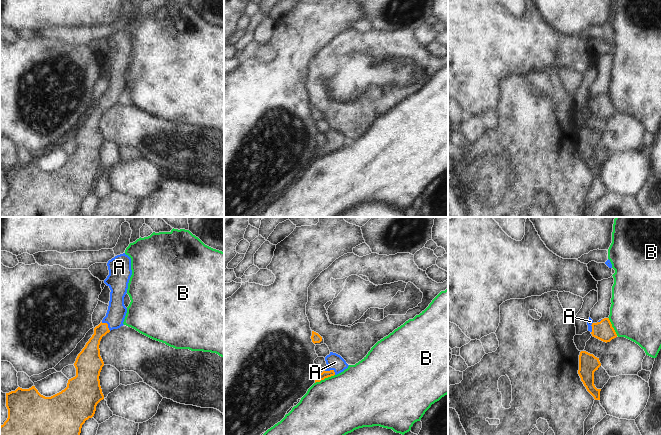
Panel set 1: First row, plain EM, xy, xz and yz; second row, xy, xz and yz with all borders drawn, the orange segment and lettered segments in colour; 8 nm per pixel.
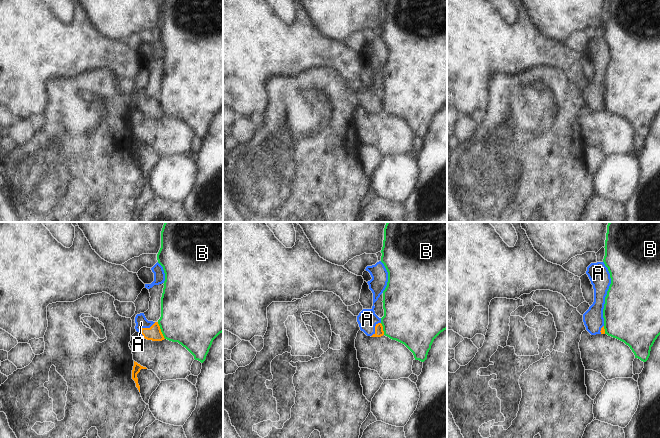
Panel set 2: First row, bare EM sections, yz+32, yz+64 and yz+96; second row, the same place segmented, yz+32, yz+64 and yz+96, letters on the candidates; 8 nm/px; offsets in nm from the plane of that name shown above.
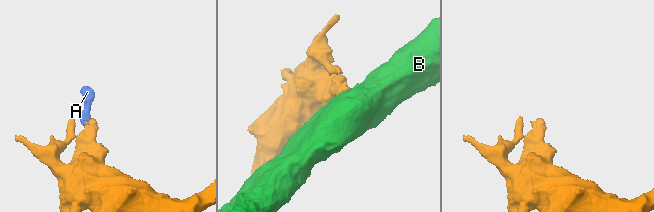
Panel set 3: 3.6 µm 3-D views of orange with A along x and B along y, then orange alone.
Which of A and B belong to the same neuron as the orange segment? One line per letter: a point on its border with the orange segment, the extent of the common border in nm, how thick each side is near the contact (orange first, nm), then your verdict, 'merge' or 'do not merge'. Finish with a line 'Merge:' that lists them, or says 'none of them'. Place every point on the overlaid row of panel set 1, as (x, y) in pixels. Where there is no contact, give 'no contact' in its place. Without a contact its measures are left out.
A: meets orange in xz at (331, 370); contact 90 nm long; 60 nm thick on the orange side, 130 nm on the other; merge
B: meets orange in xz at (324, 378); contact 180 nm long; 60 nm thick on the orange side, 480 nm on the other; do not merge
Merge: A

